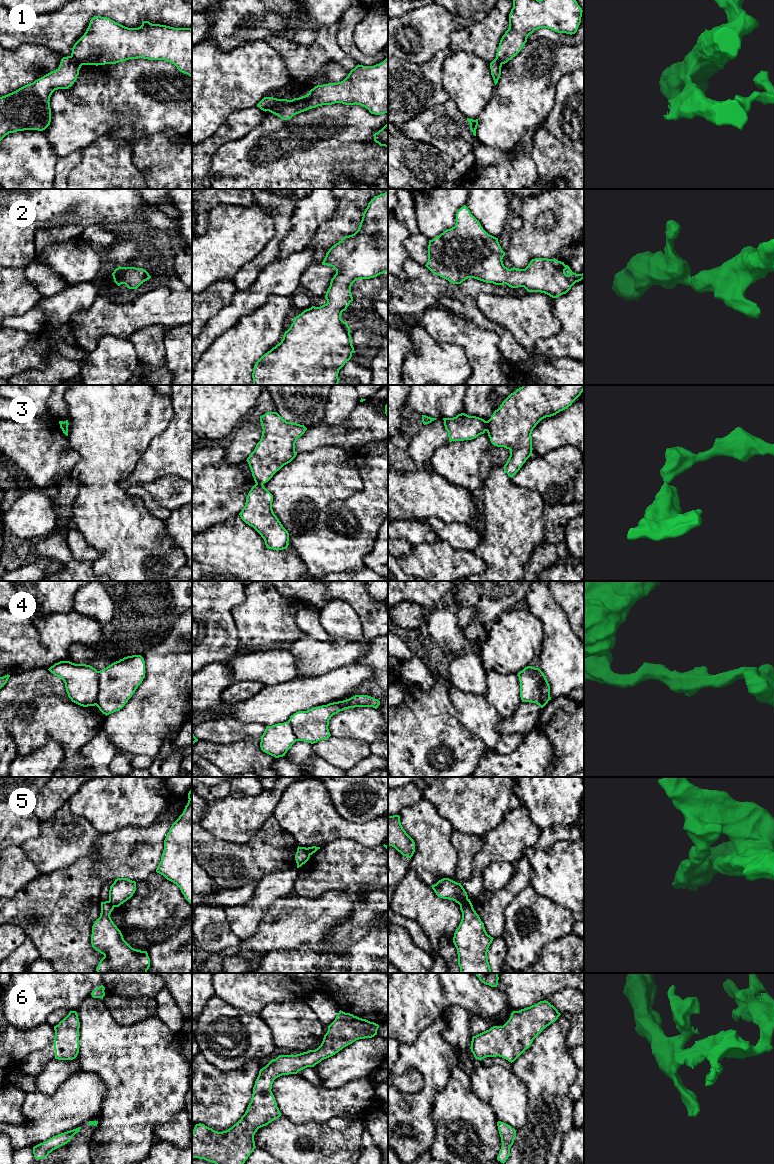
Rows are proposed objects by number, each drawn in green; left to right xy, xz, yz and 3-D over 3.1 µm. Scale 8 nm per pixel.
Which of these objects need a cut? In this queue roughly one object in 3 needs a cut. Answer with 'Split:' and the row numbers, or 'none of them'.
Split: 1, 3, 4, 5

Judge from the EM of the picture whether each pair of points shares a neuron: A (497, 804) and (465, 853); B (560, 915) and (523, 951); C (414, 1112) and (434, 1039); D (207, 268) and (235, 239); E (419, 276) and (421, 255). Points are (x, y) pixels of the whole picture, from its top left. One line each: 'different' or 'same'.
A: different
B: same
C: same
D: same
E: different

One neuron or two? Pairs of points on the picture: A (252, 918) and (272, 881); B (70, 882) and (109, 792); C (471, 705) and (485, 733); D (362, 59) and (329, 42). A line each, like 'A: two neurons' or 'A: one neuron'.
A: one neuron
B: two neurons
C: one neuron
D: two neurons

